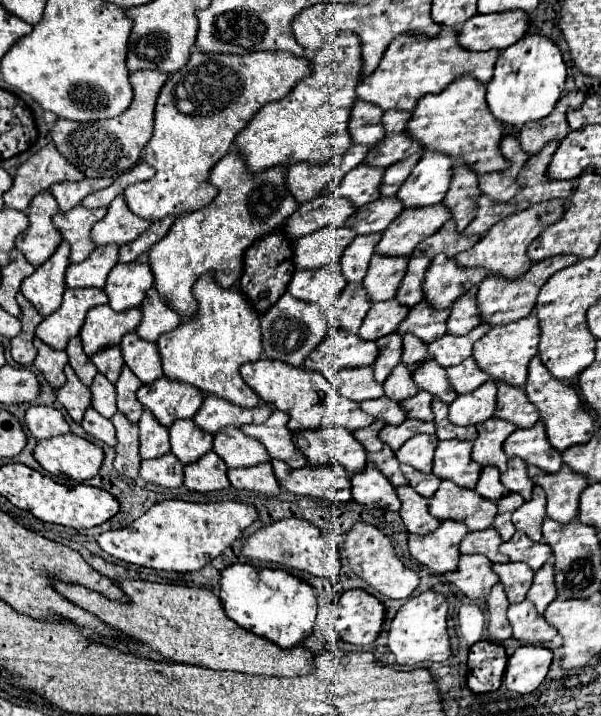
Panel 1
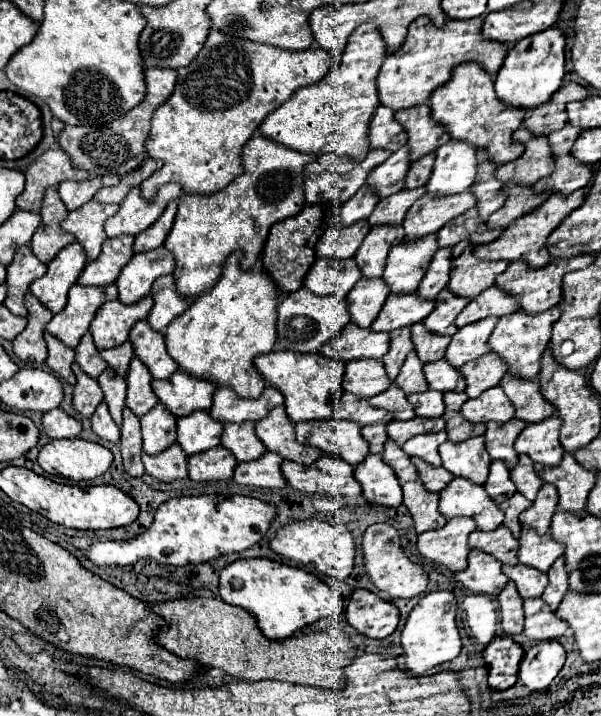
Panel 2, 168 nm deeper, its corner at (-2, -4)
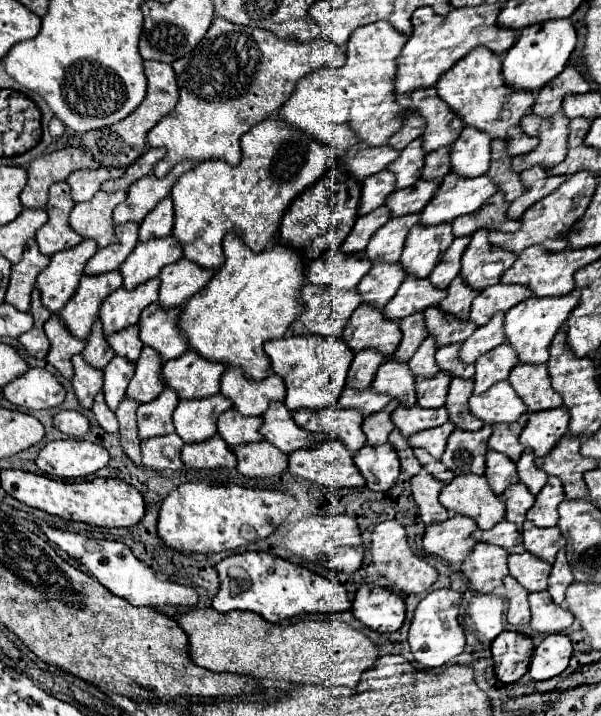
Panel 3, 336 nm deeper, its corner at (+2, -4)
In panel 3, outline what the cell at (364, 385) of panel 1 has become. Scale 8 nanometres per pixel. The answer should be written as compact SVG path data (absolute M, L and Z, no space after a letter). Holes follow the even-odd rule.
M362 350L360 354L354 354L354 360L350 364L346 386L354 390L366 390L372 384L372 378L376 376L376 370L386 362L386 356L372 354L368 350Z

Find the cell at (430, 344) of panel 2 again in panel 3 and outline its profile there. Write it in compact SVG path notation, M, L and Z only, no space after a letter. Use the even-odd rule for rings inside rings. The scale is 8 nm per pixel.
M436 306L424 310L424 322L426 322L428 336L436 340L436 346L464 342L476 330L476 324L456 322L456 318L448 318L448 314L440 314Z

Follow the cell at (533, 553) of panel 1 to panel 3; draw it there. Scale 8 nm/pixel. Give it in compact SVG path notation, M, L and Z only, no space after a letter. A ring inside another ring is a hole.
M524 522L522 526L522 536L524 536L524 548L538 556L544 562L554 562L556 554L560 548L564 548L566 540L560 534L558 528L538 528L532 522Z

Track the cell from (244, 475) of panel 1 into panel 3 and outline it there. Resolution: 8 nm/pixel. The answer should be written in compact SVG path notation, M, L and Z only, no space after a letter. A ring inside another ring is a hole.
M256 442L234 450L238 458L236 470L248 478L272 478L288 468L288 458L270 442Z

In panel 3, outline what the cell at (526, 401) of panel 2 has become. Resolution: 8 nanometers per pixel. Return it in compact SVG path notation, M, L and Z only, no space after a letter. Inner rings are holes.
M518 364L516 368L512 368L508 382L522 398L530 414L562 406L560 394L556 394L556 390L552 390L552 384L548 382L546 364Z

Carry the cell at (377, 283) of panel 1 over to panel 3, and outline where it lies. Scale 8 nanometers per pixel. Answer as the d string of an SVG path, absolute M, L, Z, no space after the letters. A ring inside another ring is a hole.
M414 226L408 232L406 246L398 264L404 268L406 274L416 278L428 278L434 266L438 264L440 256L452 244L454 234L452 226Z

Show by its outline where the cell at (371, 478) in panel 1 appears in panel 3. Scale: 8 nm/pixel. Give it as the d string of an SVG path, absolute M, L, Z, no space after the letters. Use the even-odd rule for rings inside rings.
M390 444L364 446L354 454L354 464L372 492L388 492L400 474L400 462Z

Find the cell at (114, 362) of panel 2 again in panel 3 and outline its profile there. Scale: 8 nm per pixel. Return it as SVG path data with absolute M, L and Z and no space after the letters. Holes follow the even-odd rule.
M128 326L126 330L112 334L112 338L108 338L108 344L116 356L126 358L128 362L136 362L136 358L140 356L140 350L142 350L140 338L136 334L136 326Z

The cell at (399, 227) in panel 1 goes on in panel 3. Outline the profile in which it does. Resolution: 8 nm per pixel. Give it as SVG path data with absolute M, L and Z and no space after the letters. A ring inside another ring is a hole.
M446 174L432 200L420 210L422 226L436 226L452 222L456 216L476 212L492 194L496 184L488 176L456 178Z

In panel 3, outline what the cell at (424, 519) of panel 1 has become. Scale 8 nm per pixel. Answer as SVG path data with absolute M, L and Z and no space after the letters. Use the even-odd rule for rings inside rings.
M422 470L420 474L410 478L410 490L412 490L412 498L418 504L420 510L420 518L426 526L436 524L436 522L444 522L448 518L448 512L444 510L444 506L438 502L438 494L442 490L442 482L436 482L426 470Z

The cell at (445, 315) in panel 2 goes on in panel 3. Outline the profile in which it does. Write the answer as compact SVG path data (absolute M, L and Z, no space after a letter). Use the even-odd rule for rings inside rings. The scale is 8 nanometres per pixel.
M460 276L448 286L448 296L438 304L438 308L444 314L450 314L454 318L460 316L460 320L468 318L468 310L472 300L476 298L478 290L468 290L468 286L464 286L464 282L460 282Z

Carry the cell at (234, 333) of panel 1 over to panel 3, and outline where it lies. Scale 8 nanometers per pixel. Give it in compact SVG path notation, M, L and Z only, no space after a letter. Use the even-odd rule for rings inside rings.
M230 232L224 238L224 256L226 262L212 276L208 286L194 294L180 310L178 314L178 330L186 336L188 348L200 354L202 358L210 362L220 362L226 366L242 368L244 376L260 382L270 374L270 362L264 354L264 342L282 338L288 326L298 318L302 306L300 306L300 288L304 286L304 264L300 260L300 254L292 248L274 244L272 248L254 254L234 232Z

